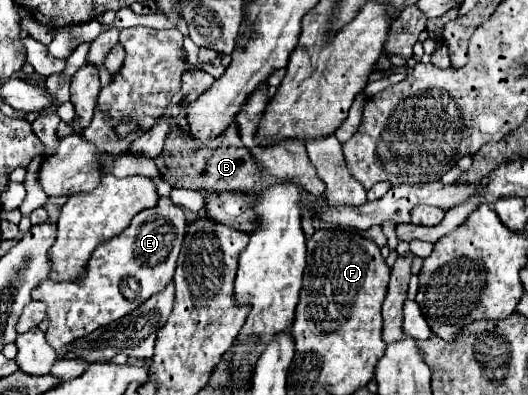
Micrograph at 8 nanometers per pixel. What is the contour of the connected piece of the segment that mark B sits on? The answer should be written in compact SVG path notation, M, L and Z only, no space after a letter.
M196 71L196 73L184 73L182 75L182 91L178 95L172 97L172 101L166 107L166 117L172 125L166 141L164 141L164 149L162 153L156 157L156 167L160 171L160 175L178 189L206 189L206 191L242 191L242 193L250 193L254 189L254 185L260 181L262 171L258 169L256 161L250 157L248 149L244 147L244 143L240 141L238 129L236 125L230 125L220 137L212 139L206 147L200 145L200 141L194 141L188 135L188 121L184 115L184 109L198 99L198 95L202 95L206 89L210 89L214 83L214 77L204 73L204 71Z

